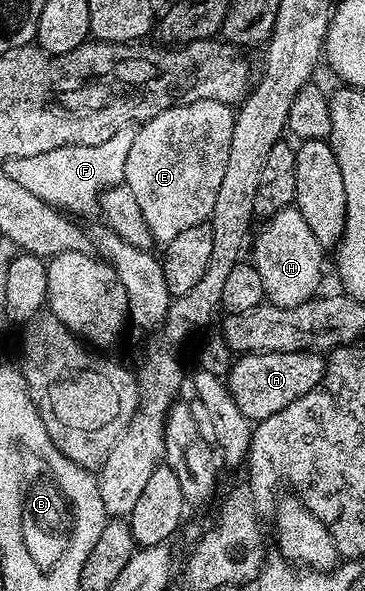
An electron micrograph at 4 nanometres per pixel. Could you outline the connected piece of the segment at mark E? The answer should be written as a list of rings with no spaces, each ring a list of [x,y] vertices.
[[[198,100],[161,110],[161,114],[138,125],[131,137],[132,145],[122,183],[133,190],[137,206],[141,206],[141,215],[145,217],[145,226],[149,226],[151,231],[152,241],[159,243],[160,240],[160,245],[166,246],[173,238],[177,238],[177,234],[181,234],[181,230],[189,230],[189,226],[210,221],[213,202],[217,202],[217,190],[221,190],[221,182],[229,166],[229,142],[233,139],[235,114],[236,109],[225,102]]]

